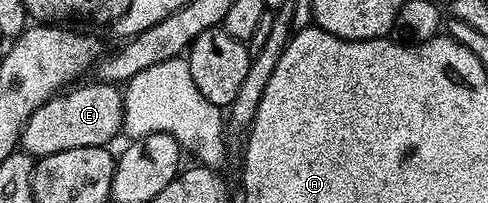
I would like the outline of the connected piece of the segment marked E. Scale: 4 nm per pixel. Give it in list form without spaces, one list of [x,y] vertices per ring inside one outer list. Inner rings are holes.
[[[92,83],[70,87],[39,106],[39,110],[31,114],[31,118],[25,123],[25,129],[21,131],[20,147],[30,156],[40,158],[83,146],[99,148],[108,145],[108,140],[115,139],[125,120],[122,89],[116,84]]]

